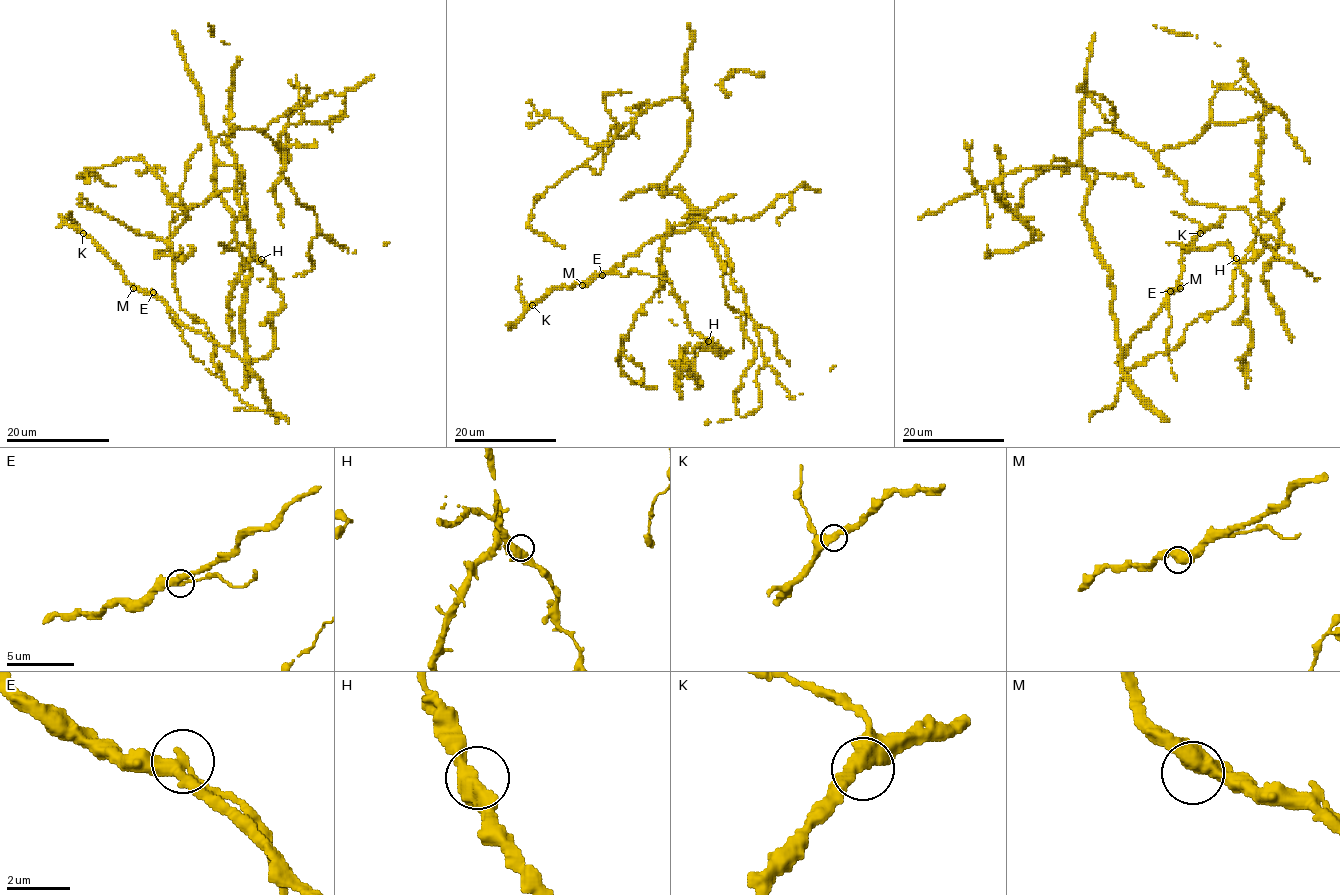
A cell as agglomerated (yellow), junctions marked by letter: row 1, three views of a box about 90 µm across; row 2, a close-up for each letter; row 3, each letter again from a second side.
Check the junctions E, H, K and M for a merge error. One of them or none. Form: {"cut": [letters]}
{"cut": ["E"]}

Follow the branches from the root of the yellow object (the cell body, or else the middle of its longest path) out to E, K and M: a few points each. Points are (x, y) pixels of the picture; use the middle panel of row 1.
E: (639, 250), (602, 276)
K: (639, 250), (586, 282), (554, 287), (532, 305)
M: (639, 250), (582, 285)

